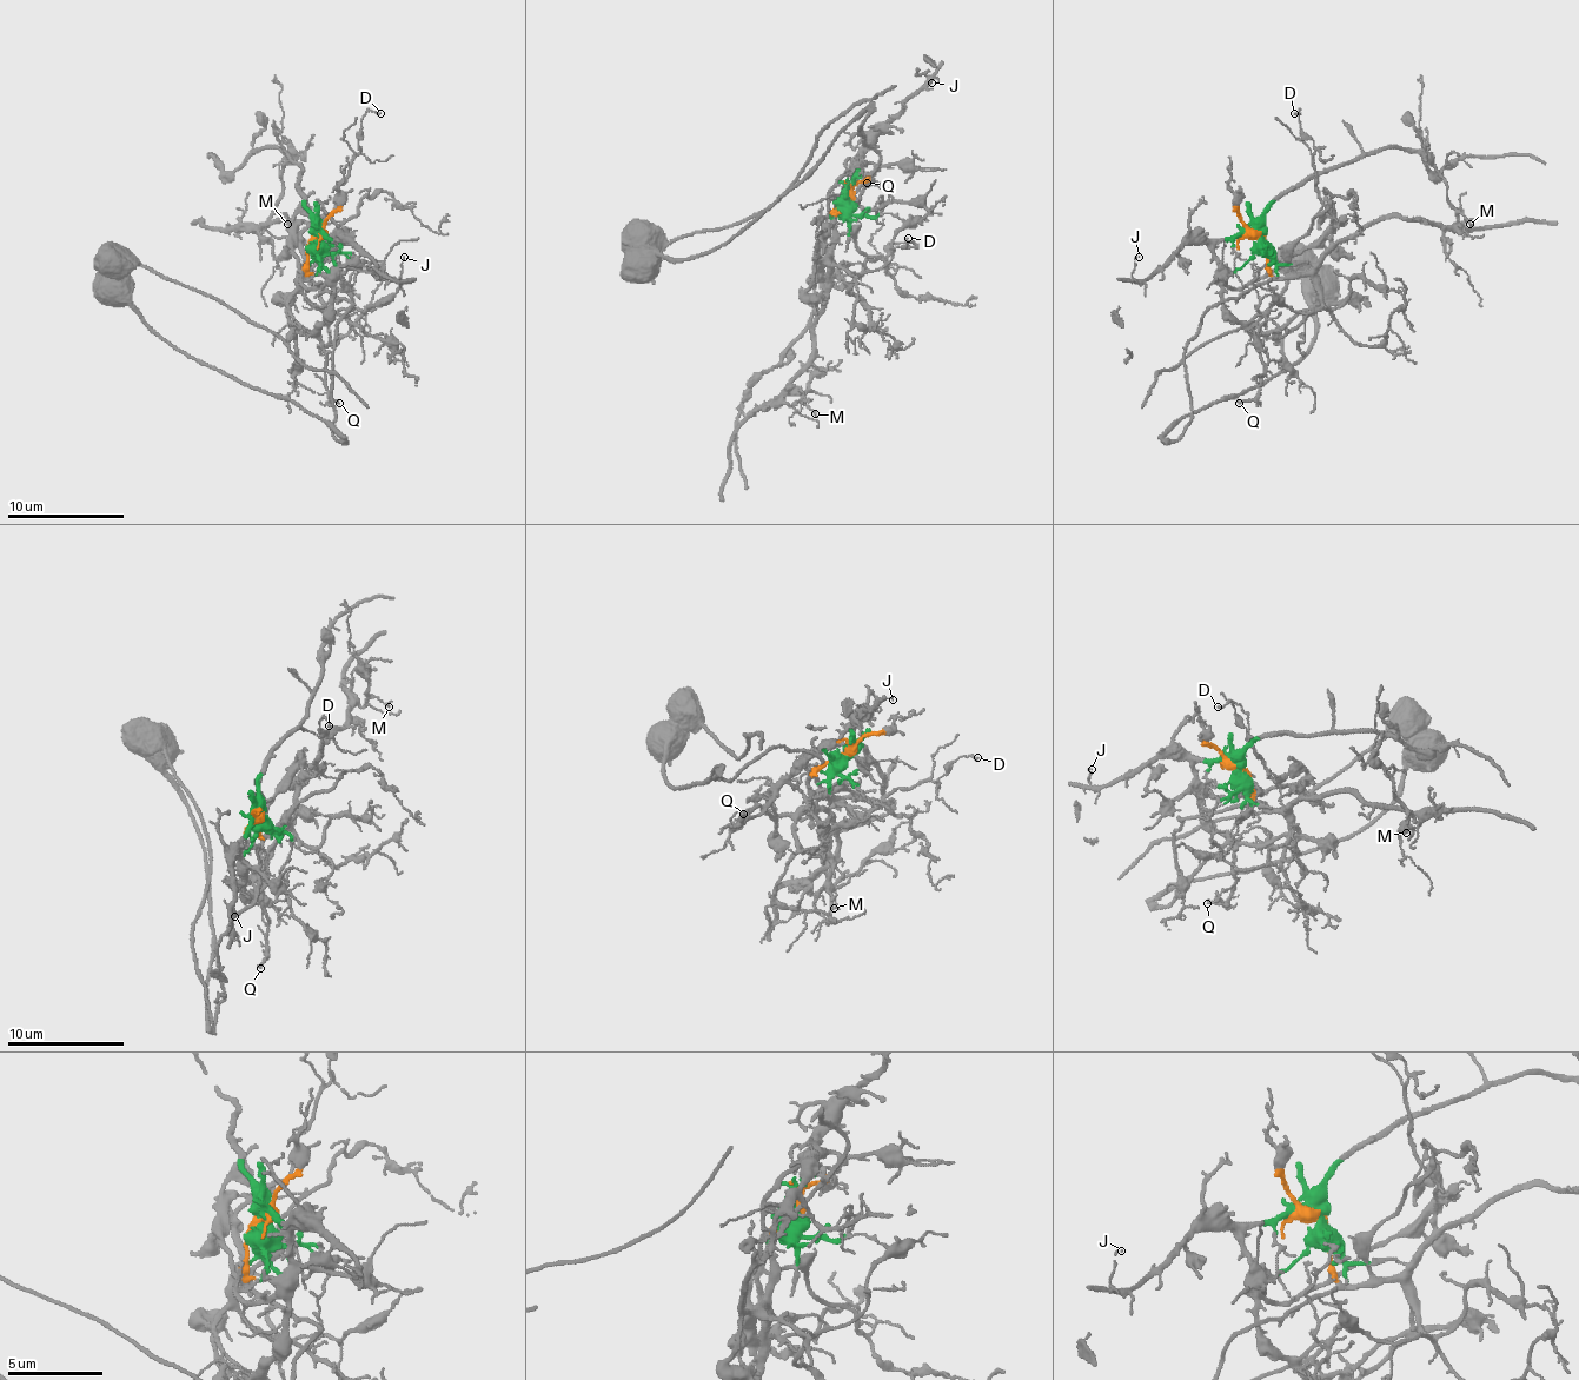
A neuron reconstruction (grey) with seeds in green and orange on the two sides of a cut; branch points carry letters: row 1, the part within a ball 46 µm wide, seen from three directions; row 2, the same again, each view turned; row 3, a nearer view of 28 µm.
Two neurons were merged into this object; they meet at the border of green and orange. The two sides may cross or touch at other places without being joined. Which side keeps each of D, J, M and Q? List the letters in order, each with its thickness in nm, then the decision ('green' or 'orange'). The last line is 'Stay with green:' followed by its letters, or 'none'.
D: 110 nm | orange
J: 50 nm | green
M: 130 nm | orange
Q: 160 nm | green
Stay with green: J, Q

